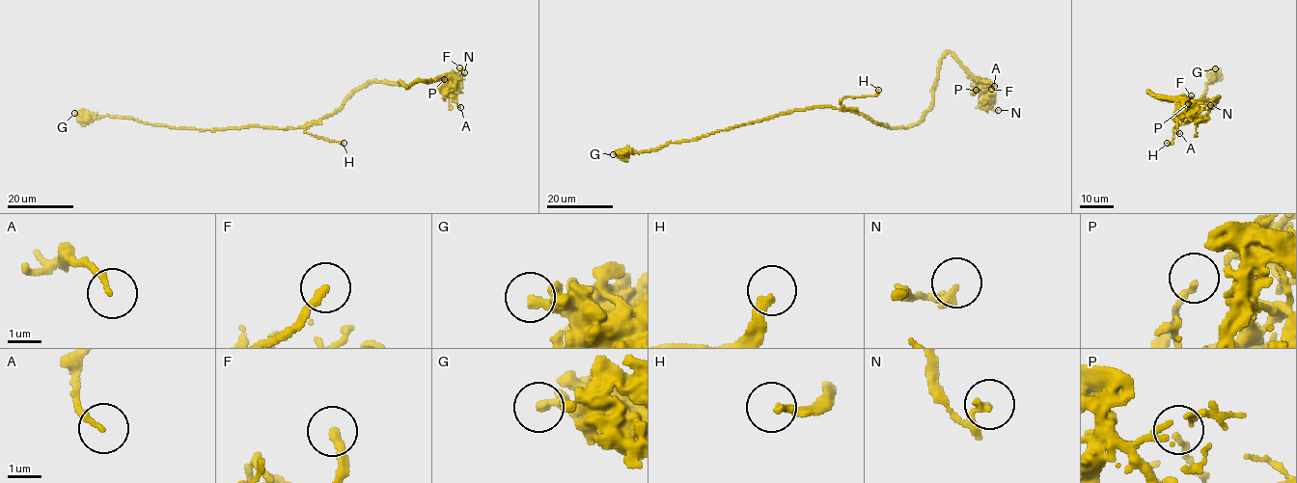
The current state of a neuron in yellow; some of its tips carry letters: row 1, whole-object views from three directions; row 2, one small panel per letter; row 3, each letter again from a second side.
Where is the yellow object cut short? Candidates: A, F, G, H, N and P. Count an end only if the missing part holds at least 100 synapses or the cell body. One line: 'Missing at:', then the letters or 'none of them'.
Missing at: H

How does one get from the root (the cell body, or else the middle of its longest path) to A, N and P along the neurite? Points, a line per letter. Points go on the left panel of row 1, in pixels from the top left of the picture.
A: (319, 120), (372, 82), (407, 88), (418, 80), (447, 77), (448, 90), (460, 107)
N: (319, 120), (333, 114), (355, 92), (372, 82), (399, 86), (400, 82), (407, 88), (418, 80), (464, 72)
P: (319, 120), (372, 82), (407, 88), (418, 80), (447, 77), (444, 88), (444, 79)

